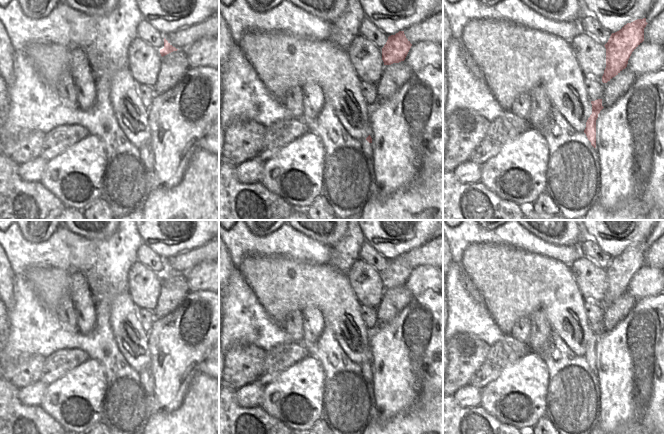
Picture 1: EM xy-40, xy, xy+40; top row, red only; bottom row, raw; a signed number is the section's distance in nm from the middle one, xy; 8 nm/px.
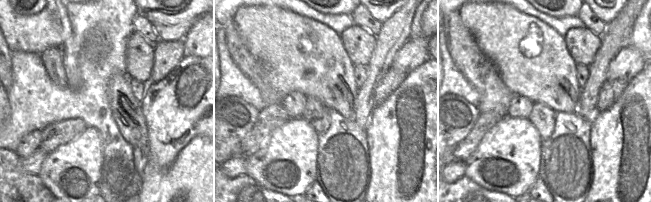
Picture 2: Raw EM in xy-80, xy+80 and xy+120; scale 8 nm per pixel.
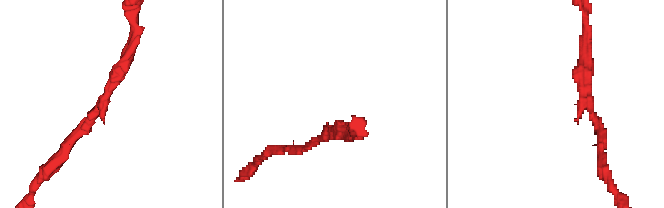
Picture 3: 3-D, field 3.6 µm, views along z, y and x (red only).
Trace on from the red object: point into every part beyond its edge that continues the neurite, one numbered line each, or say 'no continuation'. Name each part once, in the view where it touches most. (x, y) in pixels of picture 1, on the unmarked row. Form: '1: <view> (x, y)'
1: xy (366, 370)

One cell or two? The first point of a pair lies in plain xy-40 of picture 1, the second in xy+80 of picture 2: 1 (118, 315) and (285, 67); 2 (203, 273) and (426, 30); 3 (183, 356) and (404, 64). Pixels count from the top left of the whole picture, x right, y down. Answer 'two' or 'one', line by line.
1: one
2: two
3: two

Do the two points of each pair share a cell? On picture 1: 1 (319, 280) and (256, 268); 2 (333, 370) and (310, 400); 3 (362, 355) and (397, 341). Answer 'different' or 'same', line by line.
1: same
2: different
3: different

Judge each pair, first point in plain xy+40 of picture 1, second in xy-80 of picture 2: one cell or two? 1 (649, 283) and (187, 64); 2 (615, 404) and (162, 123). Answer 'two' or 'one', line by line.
1: two
2: one

